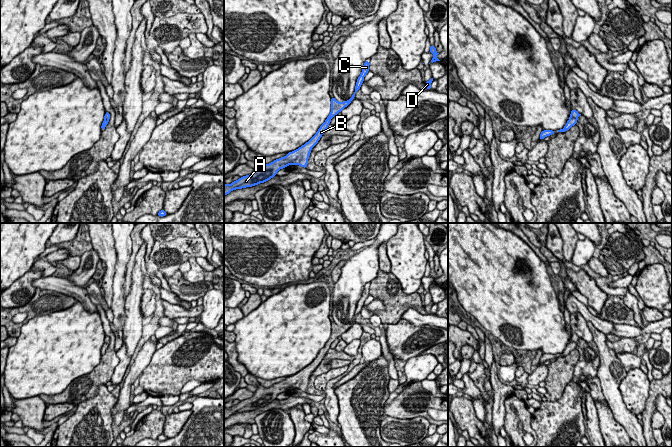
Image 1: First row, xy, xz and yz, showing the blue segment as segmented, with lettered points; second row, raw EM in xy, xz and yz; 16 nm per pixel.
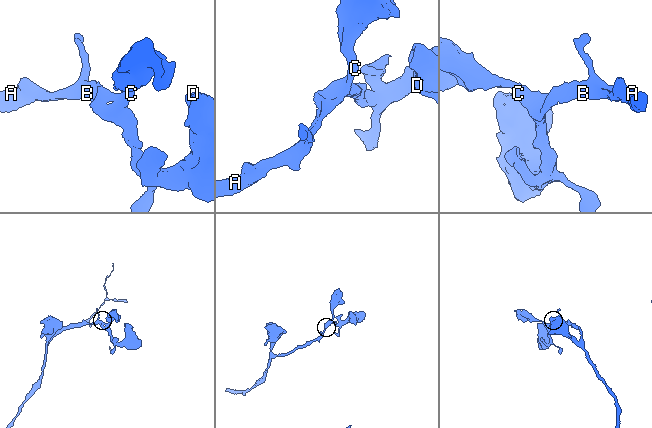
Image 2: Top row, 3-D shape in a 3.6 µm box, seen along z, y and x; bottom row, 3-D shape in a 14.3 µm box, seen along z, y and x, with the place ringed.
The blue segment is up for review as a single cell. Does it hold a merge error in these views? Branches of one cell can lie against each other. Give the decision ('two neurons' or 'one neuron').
one neuron

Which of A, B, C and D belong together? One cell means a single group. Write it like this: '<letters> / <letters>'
A B C D

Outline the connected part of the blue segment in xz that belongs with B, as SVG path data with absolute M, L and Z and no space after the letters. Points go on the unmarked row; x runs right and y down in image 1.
M365 285L362 296L357 303L354 317L347 325L338 326L334 321L331 322L331 336L329 340L320 350L316 358L308 366L306 366L298 373L287 377L286 380L276 383L269 388L258 386L258 389L255 391L251 398L240 401L238 404L233 405L229 409L224 407L224 419L229 418L231 415L236 413L252 411L260 407L264 407L275 401L280 393L286 392L289 389L300 389L303 392L307 392L308 383L312 372L318 367L330 349L331 343L338 339L338 337L347 331L355 322L355 318L358 314L360 314L360 311L364 305L364 301L369 296L369 289L370 285Z

